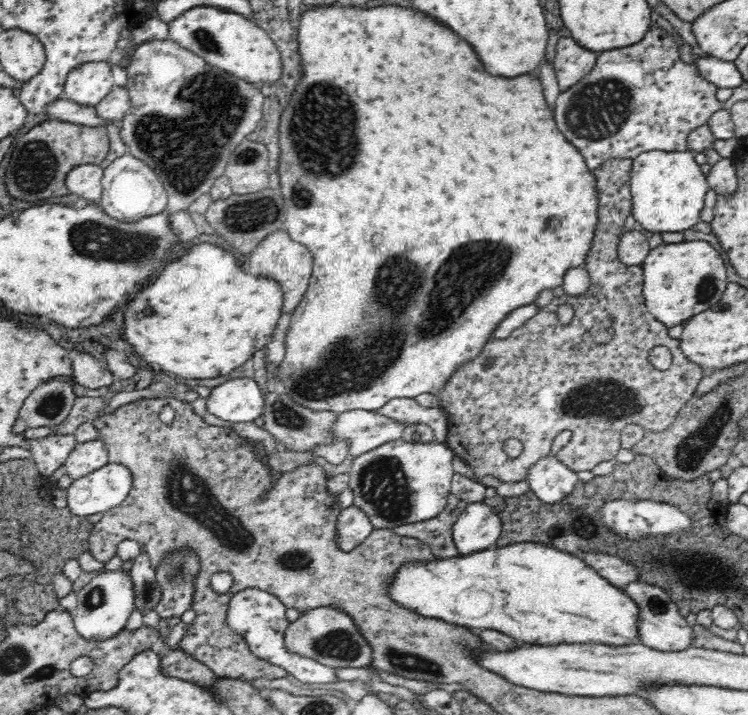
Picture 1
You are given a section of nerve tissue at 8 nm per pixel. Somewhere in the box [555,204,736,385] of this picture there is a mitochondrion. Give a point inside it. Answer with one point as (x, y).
(707, 291)

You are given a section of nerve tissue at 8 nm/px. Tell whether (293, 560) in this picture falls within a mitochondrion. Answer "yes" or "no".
yes

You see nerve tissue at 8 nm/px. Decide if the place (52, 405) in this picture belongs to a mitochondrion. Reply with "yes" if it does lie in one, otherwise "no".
yes

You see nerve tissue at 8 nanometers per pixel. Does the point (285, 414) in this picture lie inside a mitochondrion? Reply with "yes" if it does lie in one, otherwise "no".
yes

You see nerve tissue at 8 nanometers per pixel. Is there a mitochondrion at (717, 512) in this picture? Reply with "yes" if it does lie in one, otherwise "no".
no

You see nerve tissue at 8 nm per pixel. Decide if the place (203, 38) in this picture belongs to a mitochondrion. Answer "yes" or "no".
yes

